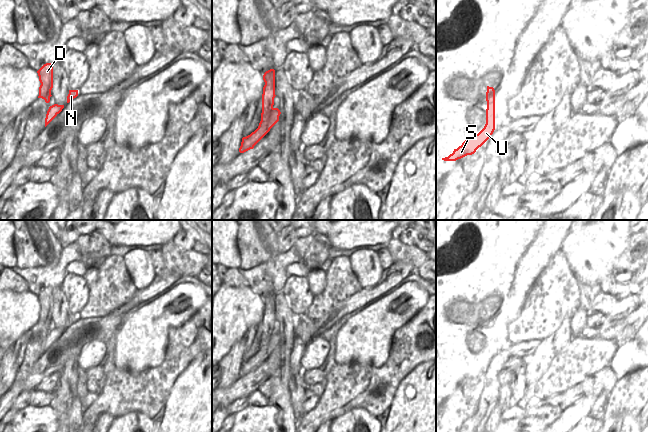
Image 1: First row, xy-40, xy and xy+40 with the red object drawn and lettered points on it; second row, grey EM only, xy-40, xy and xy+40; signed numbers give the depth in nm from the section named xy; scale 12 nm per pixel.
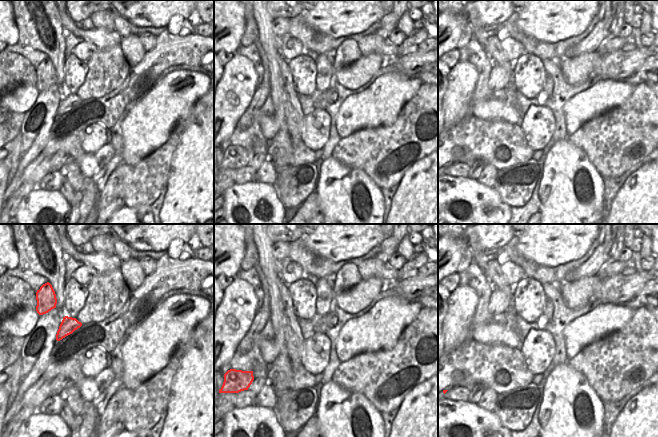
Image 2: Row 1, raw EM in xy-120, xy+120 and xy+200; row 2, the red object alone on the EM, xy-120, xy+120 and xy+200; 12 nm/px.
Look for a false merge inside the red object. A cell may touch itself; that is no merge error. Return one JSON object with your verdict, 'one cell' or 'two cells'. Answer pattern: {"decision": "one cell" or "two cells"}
{"decision": "two cells"}

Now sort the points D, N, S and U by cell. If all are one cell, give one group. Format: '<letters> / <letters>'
D / N S U

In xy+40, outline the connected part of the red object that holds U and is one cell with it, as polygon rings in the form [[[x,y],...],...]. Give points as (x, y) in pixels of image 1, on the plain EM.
[[[487,325],[486,348],[478,357],[471,359],[448,381],[442,382],[444,385],[456,385],[467,379],[472,379],[481,371],[493,358],[495,354],[495,328],[494,325]]]

